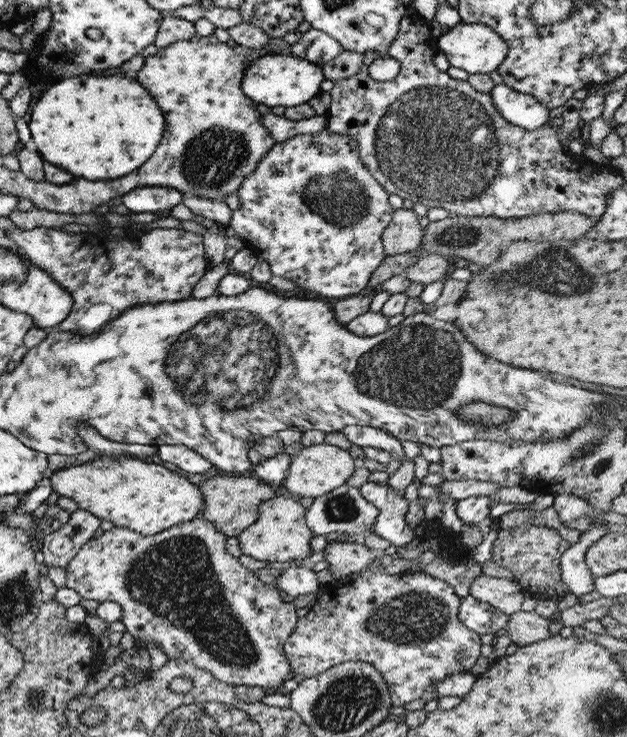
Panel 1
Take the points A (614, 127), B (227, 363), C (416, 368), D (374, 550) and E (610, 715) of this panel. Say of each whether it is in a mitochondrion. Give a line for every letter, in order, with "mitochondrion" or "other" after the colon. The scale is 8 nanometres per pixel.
A: other
B: mitochondrion
C: mitochondrion
D: other
E: mitochondrion

